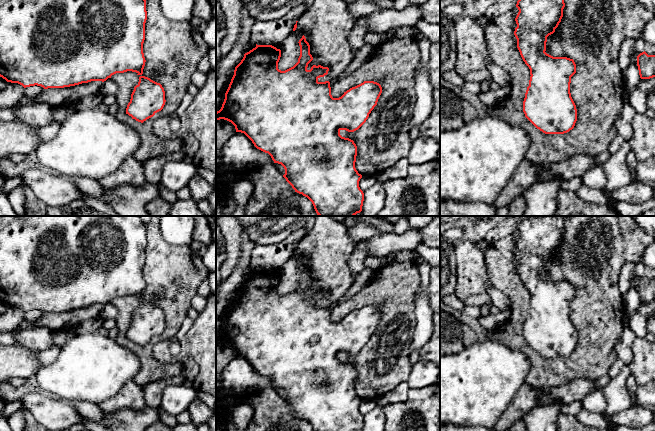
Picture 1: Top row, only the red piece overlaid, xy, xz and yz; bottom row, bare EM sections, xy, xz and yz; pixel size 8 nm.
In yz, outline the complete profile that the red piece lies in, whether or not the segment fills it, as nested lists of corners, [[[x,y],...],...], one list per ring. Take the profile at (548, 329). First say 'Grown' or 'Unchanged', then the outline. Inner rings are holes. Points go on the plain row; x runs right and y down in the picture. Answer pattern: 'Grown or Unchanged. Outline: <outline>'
Unchanged. Outline: [[[537,216],[526,218],[516,228],[519,236],[515,242],[517,251],[514,259],[517,263],[517,272],[523,285],[529,291],[531,299],[523,325],[523,336],[525,341],[545,358],[567,357],[574,352],[577,345],[577,333],[570,317],[571,301],[576,297],[576,288],[573,283],[553,281],[545,276],[547,261],[555,256],[563,241],[564,223],[563,216]]]

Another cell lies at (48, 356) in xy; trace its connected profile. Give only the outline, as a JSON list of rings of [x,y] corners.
[[[52,346],[49,349],[38,352],[38,359],[43,365],[53,363],[61,352],[61,346]]]

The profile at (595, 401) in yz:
[[[599,388],[589,392],[580,402],[583,409],[593,413],[604,414],[607,408],[605,396]]]

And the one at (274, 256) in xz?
[[[304,227],[294,231],[280,243],[263,246],[256,244],[251,251],[251,265],[257,269],[276,269],[283,267],[293,255],[296,245],[307,234]]]

